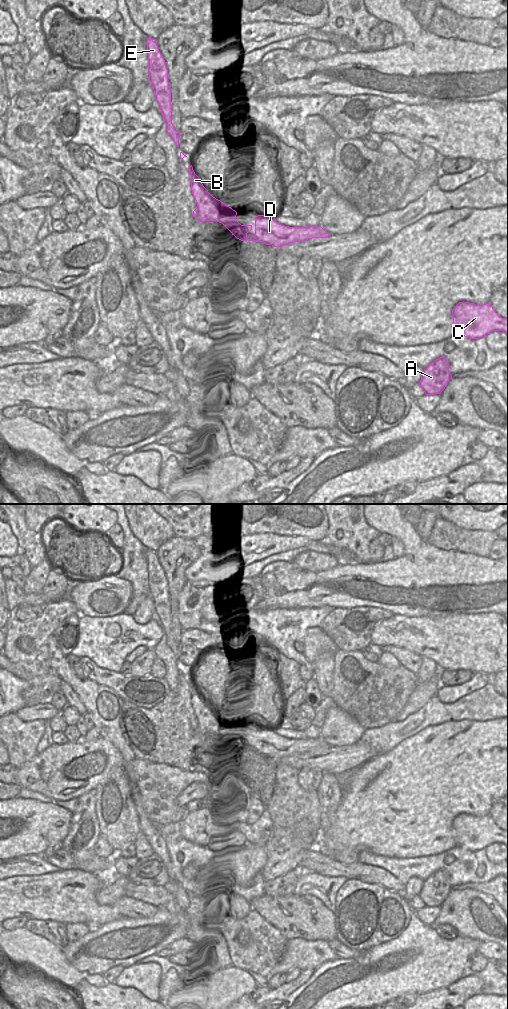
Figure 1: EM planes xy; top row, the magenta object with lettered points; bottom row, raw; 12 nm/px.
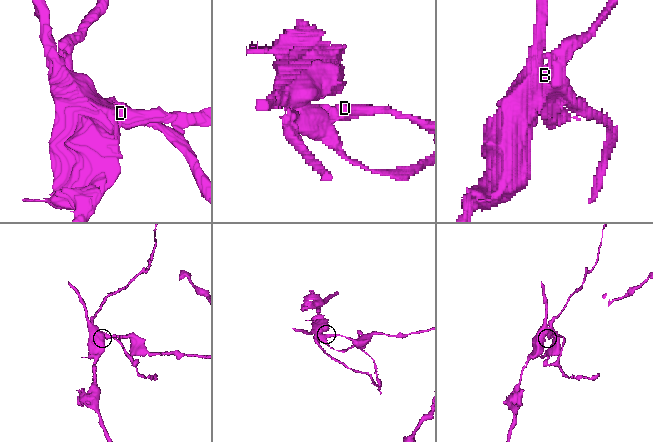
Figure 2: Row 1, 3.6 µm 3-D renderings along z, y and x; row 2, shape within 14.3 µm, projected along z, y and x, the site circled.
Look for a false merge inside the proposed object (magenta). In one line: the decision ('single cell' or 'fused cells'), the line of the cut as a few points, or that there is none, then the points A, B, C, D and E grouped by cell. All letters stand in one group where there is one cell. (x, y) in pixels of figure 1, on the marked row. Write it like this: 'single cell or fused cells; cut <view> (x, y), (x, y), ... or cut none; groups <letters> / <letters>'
fused cells; cut xy (212, 197), (215, 204), (226, 212), (223, 215), (222, 223); groups A C D / B E

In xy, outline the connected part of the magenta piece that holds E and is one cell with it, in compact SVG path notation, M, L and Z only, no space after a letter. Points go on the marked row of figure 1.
M150 37L147 38L147 52L150 84L160 105L164 122L167 124L167 133L171 136L176 146L179 147L181 134L180 131L175 130L172 124L171 90L169 88L167 66L156 40Z

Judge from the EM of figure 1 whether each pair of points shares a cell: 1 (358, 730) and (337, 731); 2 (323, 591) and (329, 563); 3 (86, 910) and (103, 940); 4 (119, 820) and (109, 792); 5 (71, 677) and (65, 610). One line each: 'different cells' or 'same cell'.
1: same cell
2: different cells
3: different cells
4: same cell
5: different cells

